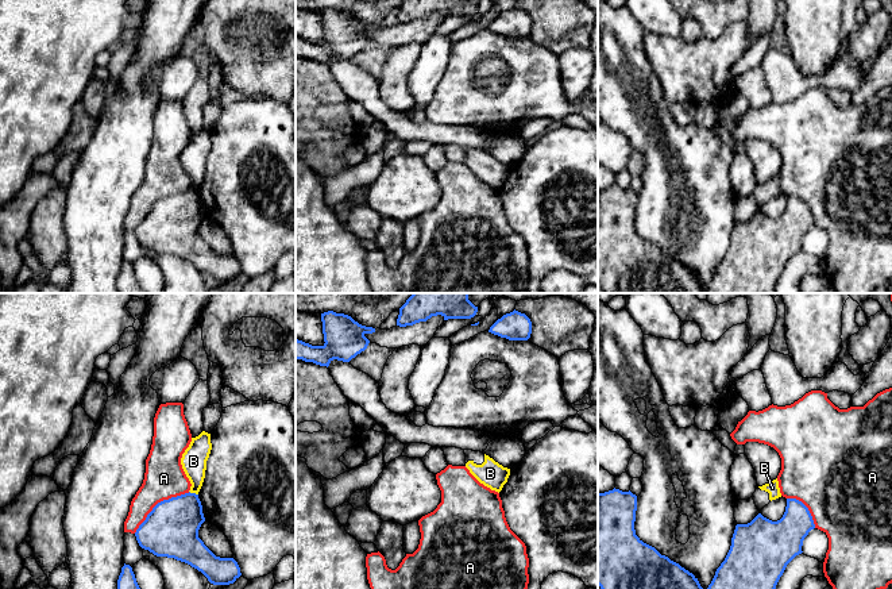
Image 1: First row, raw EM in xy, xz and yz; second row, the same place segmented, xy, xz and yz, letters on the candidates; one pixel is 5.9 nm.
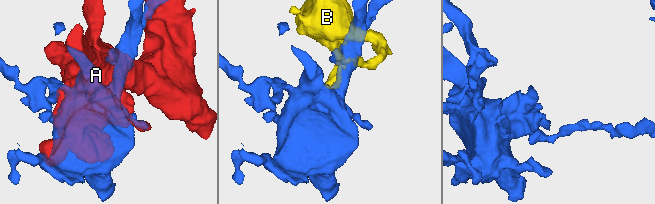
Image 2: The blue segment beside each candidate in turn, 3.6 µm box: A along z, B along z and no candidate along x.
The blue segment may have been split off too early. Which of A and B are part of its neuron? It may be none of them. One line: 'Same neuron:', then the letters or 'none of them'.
Same neuron: none of them

